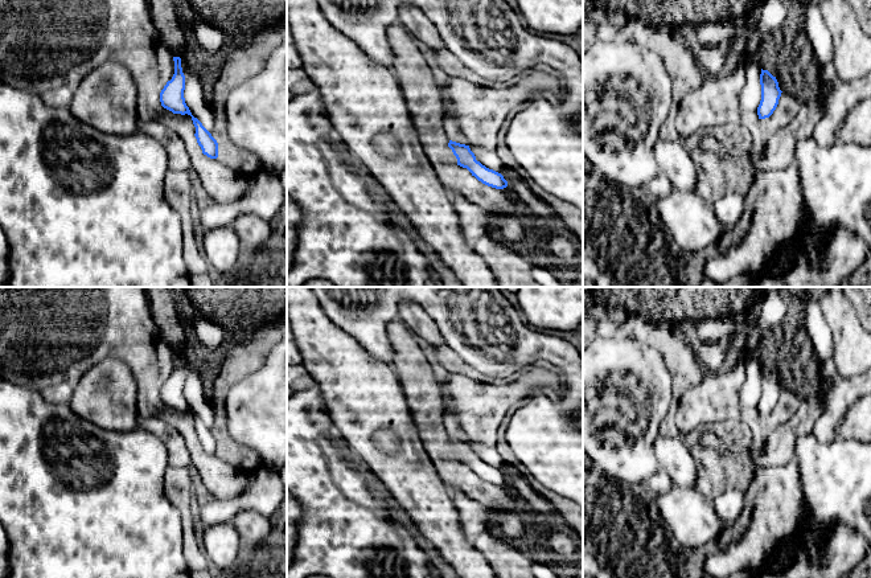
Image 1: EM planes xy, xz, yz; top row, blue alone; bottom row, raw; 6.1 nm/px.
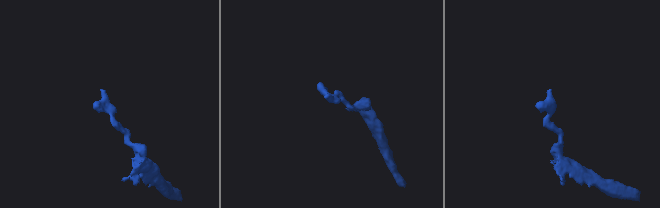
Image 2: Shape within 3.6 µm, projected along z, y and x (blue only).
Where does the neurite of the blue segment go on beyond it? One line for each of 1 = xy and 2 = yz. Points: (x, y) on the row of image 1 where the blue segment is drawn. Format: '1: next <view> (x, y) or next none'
1: next none
2: next none

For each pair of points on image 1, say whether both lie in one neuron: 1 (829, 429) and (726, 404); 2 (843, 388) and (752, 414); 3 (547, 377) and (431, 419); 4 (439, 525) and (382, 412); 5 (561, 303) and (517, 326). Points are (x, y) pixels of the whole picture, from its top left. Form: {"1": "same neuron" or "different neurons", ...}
{"1": "same neuron", "2": "same neuron", "3": "same neuron", "4": "same neuron", "5": "different neurons"}

